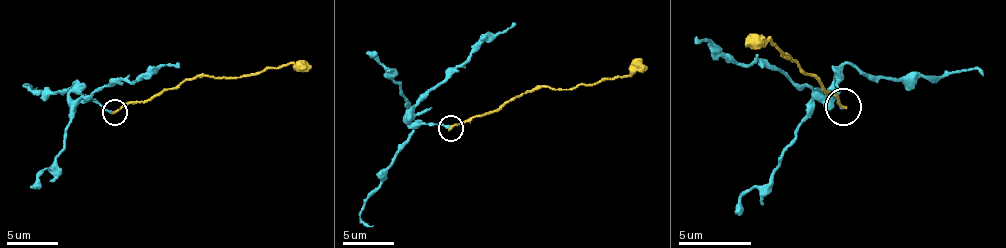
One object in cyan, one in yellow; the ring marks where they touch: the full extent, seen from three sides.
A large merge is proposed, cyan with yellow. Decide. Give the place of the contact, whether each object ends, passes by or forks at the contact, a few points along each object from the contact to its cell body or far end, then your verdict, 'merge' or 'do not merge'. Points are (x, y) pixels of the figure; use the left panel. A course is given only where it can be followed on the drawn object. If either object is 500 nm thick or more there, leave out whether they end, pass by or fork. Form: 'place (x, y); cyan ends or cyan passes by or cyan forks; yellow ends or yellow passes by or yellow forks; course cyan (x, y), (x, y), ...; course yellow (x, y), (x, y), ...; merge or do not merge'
place (115, 112); cyan ends; yellow ends; course cyan (114, 112), (83, 94), (68, 94), (81, 100), (114, 84), (137, 82), (147, 71), (178, 61); course yellow (114, 112), (129, 102), (147, 102), (188, 79), (237, 77), (296, 64), (311, 69); do not merge

